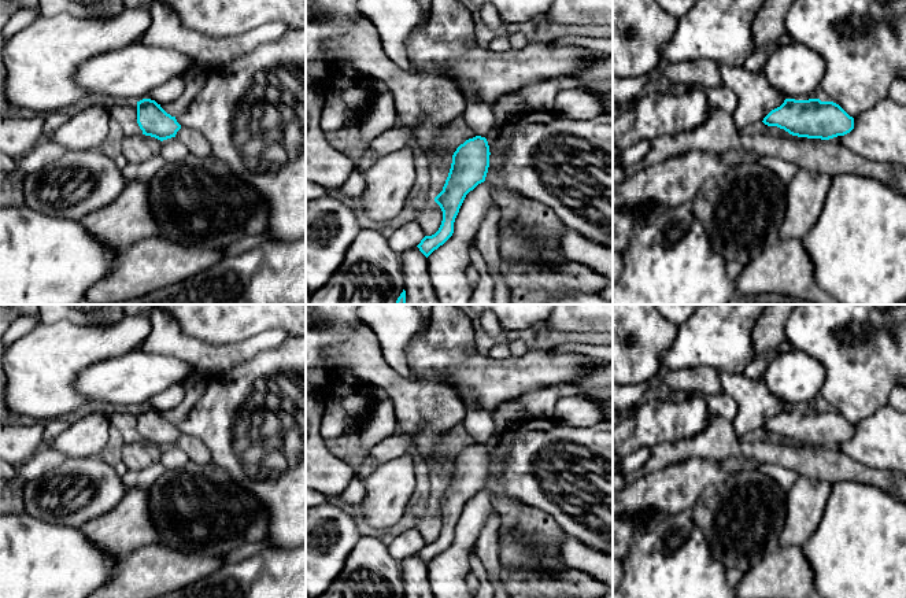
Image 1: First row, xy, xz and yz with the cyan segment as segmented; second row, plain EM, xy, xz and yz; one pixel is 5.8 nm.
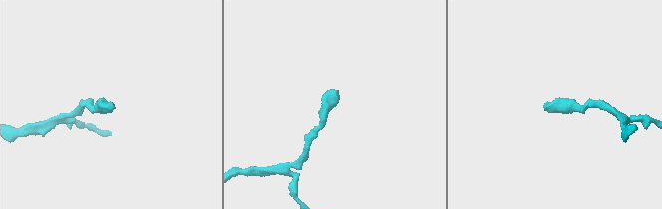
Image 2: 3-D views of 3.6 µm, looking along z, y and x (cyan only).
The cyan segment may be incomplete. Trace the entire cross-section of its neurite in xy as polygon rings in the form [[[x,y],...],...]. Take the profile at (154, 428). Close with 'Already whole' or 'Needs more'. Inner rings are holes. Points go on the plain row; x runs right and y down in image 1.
[[[151,406],[137,409],[137,431],[143,442],[160,448],[175,444],[181,436],[175,424],[167,421],[160,411]]]. Already whole

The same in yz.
[[[785,406],[762,429],[784,436],[792,443],[821,447],[844,443],[854,436],[854,425],[839,411],[820,406]]]. Already whole

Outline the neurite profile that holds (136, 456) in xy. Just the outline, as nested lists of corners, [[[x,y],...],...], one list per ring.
[[[123,443],[118,457],[129,470],[141,470],[160,461],[162,448],[151,443]]]

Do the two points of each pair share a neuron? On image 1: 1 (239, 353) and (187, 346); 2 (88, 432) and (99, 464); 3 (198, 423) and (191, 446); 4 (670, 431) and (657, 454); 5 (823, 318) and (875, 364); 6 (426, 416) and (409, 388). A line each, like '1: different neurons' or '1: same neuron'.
1: same neuron
2: different neurons
3: different neurons
4: different neurons
5: same neuron
6: same neuron

